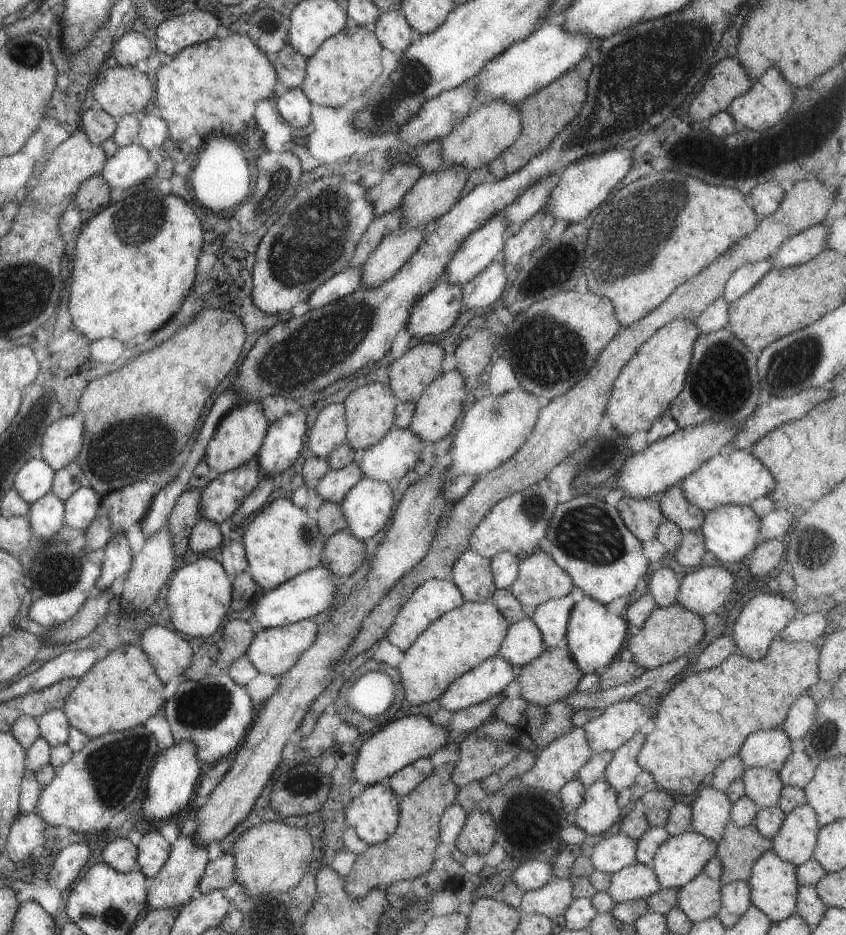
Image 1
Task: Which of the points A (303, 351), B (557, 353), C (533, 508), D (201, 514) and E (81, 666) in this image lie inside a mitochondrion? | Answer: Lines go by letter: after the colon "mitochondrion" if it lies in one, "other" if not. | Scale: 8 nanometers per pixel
A: mitochondrion
B: mitochondrion
C: mitochondrion
D: other
E: other

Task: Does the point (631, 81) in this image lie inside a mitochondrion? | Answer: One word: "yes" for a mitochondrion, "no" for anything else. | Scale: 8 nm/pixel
yes

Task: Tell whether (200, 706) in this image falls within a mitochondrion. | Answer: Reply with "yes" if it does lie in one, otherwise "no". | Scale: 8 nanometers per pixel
yes

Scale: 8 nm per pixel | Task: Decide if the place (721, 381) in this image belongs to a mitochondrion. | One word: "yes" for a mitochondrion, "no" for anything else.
yes

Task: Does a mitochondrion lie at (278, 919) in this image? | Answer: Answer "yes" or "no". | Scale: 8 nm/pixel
no

